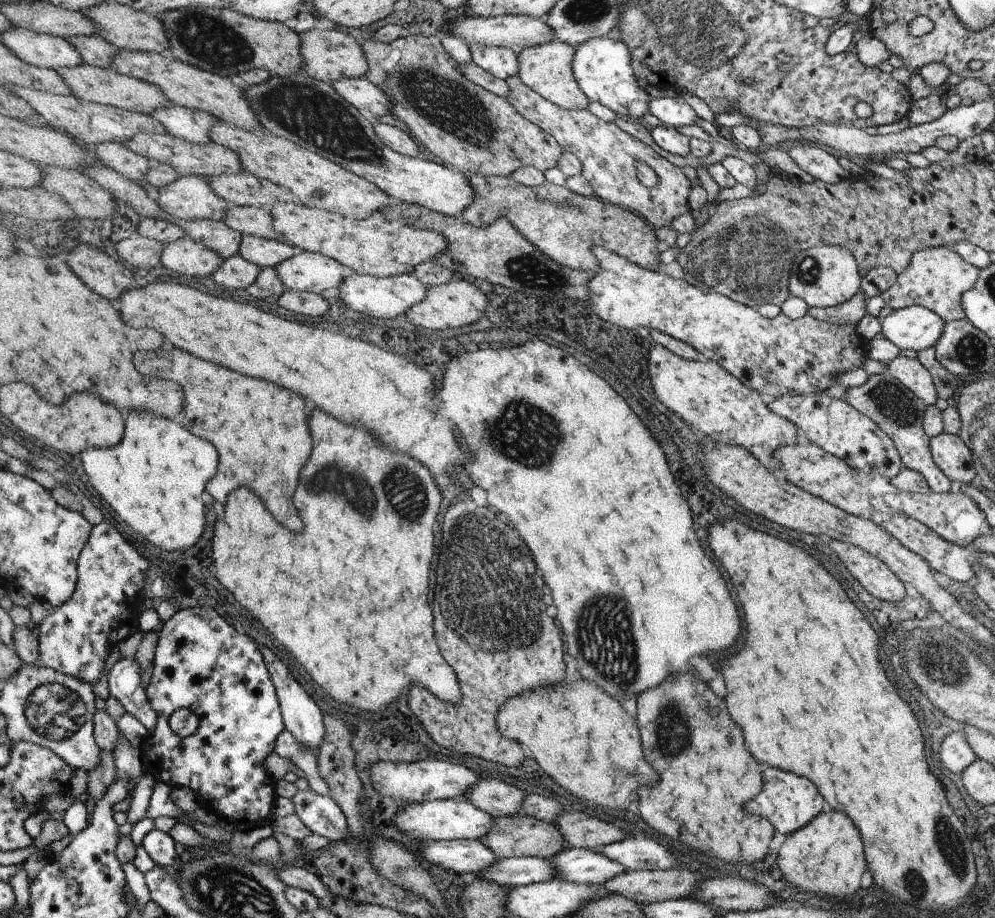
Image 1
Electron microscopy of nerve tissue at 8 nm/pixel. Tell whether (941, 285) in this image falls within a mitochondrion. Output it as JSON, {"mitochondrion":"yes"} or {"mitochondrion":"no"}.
{"mitochondrion":"no"}

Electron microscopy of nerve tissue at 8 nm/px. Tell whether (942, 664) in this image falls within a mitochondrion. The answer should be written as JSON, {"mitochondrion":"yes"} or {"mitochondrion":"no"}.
{"mitochondrion":"yes"}

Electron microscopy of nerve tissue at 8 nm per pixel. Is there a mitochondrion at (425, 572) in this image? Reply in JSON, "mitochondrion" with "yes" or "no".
{"mitochondrion":"yes"}

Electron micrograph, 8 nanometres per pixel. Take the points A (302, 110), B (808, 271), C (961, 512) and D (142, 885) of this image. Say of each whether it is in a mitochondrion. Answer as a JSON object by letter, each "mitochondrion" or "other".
{"A":"mitochondrion","B":"mitochondrion","C":"other","D":"other"}

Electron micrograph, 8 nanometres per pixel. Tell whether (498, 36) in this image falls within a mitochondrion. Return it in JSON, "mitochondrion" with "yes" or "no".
{"mitochondrion":"no"}

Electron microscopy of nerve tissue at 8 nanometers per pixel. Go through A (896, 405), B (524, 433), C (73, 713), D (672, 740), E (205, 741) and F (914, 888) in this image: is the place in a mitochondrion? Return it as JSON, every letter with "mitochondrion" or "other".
{"A":"mitochondrion","B":"mitochondrion","C":"mitochondrion","D":"mitochondrion","E":"other","F":"mitochondrion"}

